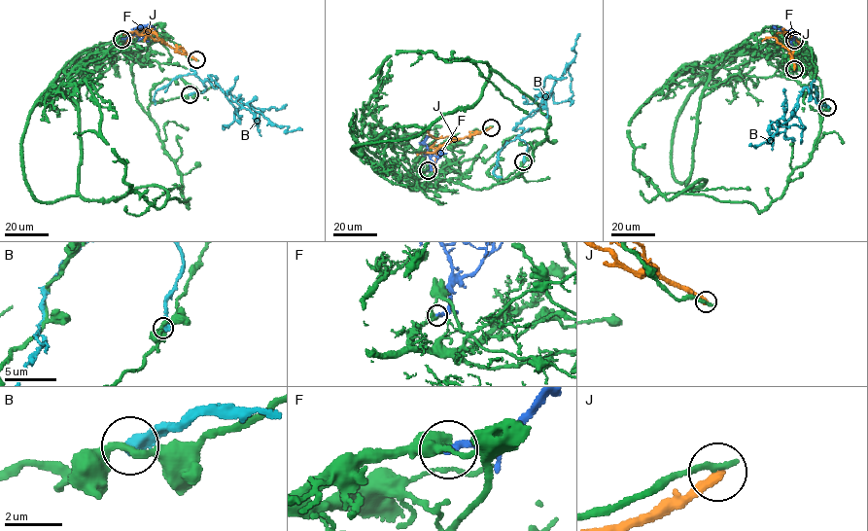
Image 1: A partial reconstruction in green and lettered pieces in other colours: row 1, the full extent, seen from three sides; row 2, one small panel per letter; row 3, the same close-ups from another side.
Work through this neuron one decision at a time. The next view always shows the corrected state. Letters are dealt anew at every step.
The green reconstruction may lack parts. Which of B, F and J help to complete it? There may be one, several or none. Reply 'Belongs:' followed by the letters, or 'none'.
Belongs: F

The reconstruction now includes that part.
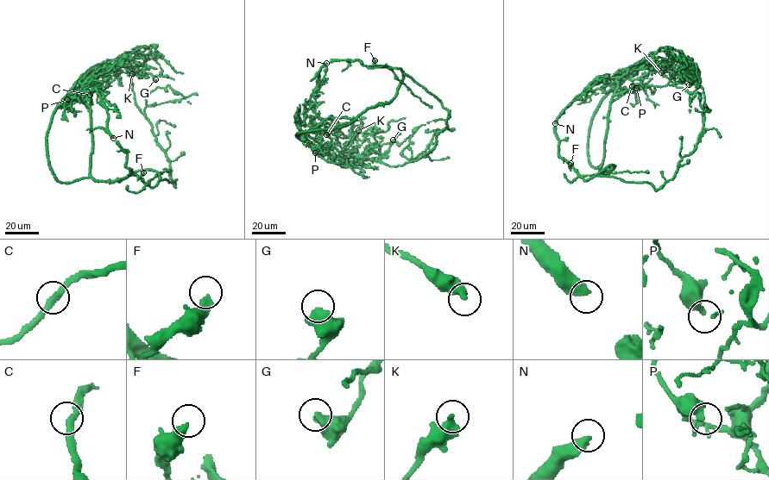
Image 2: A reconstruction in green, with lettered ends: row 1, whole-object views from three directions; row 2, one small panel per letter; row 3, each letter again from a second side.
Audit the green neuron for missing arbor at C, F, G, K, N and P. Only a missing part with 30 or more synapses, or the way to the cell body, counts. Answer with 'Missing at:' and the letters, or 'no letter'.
Missing at: no letter

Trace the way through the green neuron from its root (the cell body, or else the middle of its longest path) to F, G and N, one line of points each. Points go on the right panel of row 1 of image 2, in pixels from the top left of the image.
F: (682, 158), (674, 177), (656, 190), (646, 182), (614, 177), (583, 180), (570, 168), (570, 163)
G: (682, 158), (695, 149), (703, 125), (703, 89), (697, 77), (689, 84)
N: (682, 158), (695, 149), (703, 123), (703, 89), (686, 60), (597, 77), (555, 123)

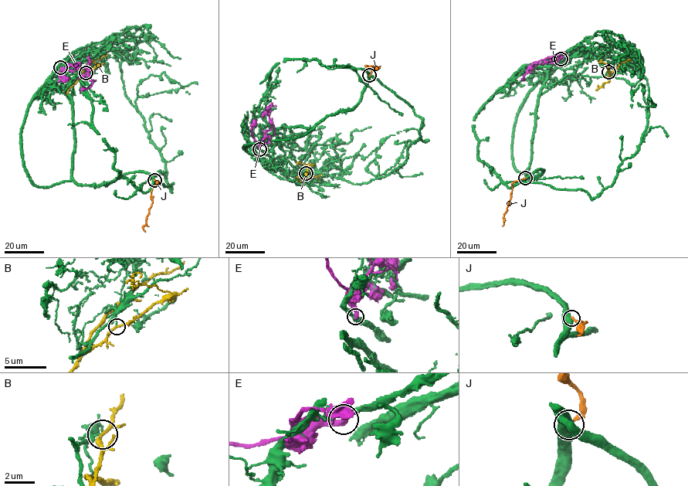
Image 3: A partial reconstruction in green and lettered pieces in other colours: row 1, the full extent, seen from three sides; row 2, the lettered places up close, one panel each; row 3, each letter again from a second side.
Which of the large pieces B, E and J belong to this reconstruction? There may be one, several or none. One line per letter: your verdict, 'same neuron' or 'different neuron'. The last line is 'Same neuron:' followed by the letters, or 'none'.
B: different neuron
E: different neuron
J: different neuron
Same neuron: none

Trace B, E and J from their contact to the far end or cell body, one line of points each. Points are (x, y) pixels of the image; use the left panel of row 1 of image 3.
B: (86, 73), (79, 78), (91, 62), (106, 54)
E: (60, 67), (70, 65), (89, 67), (91, 85), (80, 90)
J: (154, 180), (157, 181), (150, 192), (152, 202), (143, 228), (145, 232)

